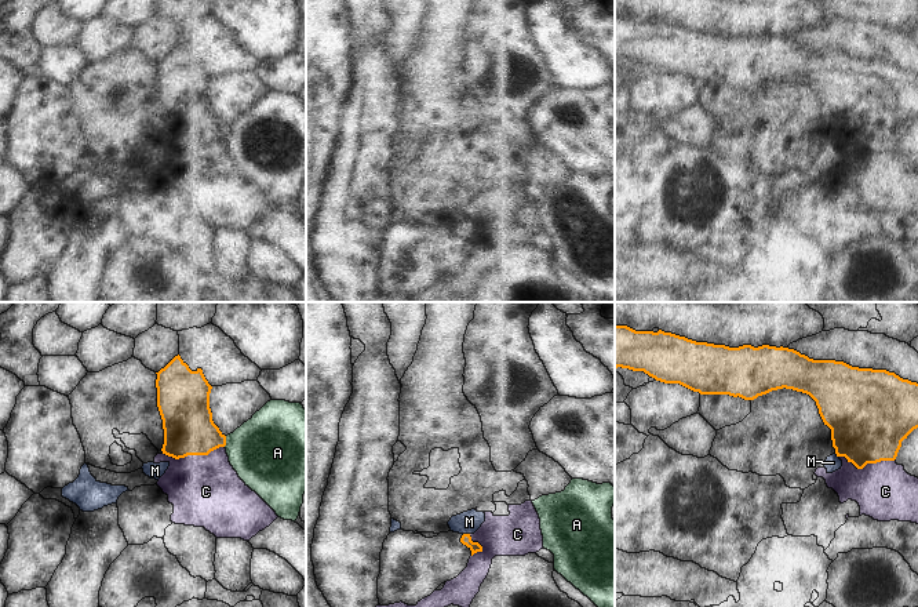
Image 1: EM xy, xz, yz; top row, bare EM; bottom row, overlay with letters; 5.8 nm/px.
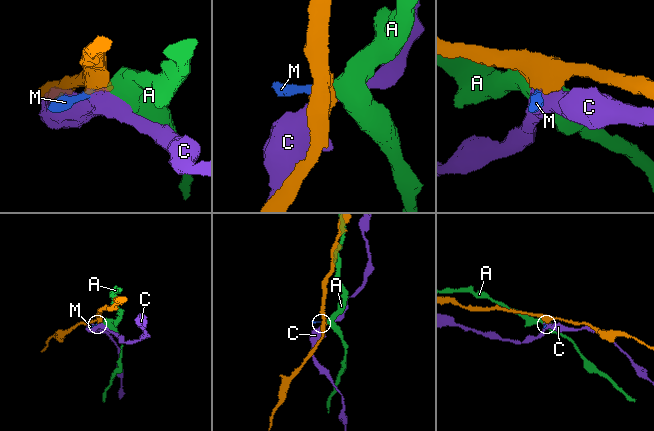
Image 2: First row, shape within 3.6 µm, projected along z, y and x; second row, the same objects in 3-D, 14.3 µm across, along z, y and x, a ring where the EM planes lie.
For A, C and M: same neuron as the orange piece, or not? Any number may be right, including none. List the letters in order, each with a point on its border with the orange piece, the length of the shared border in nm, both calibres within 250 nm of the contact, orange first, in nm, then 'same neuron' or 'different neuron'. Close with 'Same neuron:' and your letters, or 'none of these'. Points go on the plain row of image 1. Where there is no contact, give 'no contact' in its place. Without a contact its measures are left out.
A: xy (225, 133) | 70 nm | 300/420 nm | different neuron
C: xy (193, 145) | 360 nm | 300/420 nm | different neuron
M: xz (466, 225) | 40 nm | 60/130 nm | different neuron
Same neuron: none of these

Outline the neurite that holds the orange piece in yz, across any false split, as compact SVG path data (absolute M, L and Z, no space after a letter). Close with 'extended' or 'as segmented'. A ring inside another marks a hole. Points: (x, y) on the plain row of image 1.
M615 17L615 59L644 62L656 72L680 74L700 86L729 86L744 91L754 91L777 80L793 80L809 86L819 99L819 105L831 120L833 138L837 148L845 148L857 160L867 155L895 152L901 132L918 119L918 74L903 70L886 61L859 59L844 52L813 51L788 39L762 36L754 39L743 36L729 39L707 33L696 33L685 28L659 21L635 22L627 17Z; as segmented

